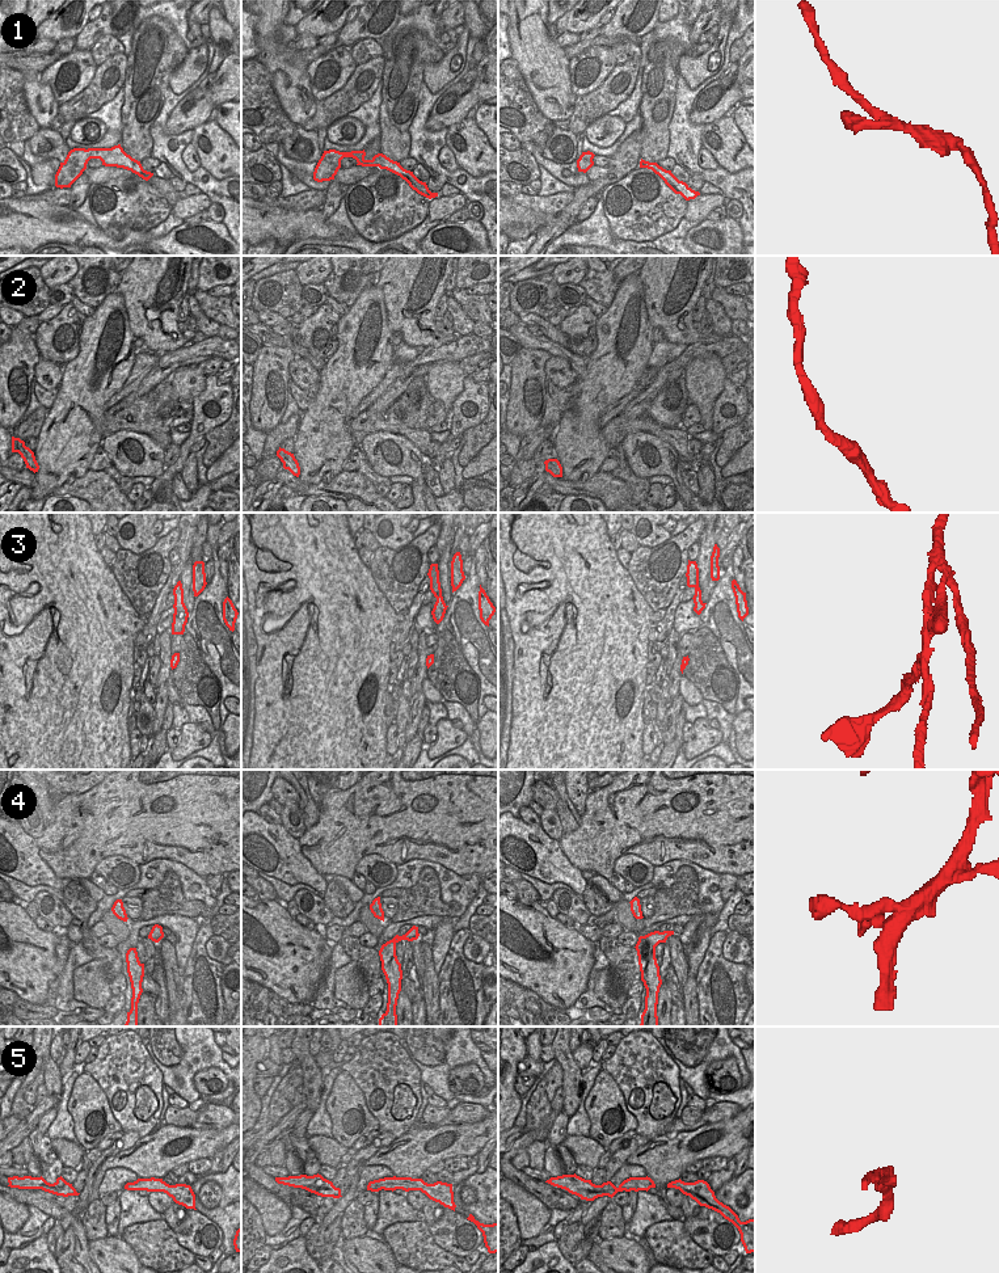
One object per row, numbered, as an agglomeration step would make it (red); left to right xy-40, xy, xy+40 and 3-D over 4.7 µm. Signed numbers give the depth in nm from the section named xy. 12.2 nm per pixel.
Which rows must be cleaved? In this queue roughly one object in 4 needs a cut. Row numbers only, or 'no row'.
3

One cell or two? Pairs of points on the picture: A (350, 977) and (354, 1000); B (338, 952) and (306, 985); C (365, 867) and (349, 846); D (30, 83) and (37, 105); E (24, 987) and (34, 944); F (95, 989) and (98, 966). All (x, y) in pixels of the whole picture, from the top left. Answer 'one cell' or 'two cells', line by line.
A: one cell
B: two cells
C: two cells
D: one cell
E: one cell
F: one cell

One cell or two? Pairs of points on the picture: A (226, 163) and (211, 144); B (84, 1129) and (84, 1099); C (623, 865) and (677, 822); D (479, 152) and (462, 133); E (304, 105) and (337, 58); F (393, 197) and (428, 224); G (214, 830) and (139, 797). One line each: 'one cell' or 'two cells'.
A: one cell
B: one cell
C: two cells
D: one cell
E: two cells
F: two cells
G: one cell

